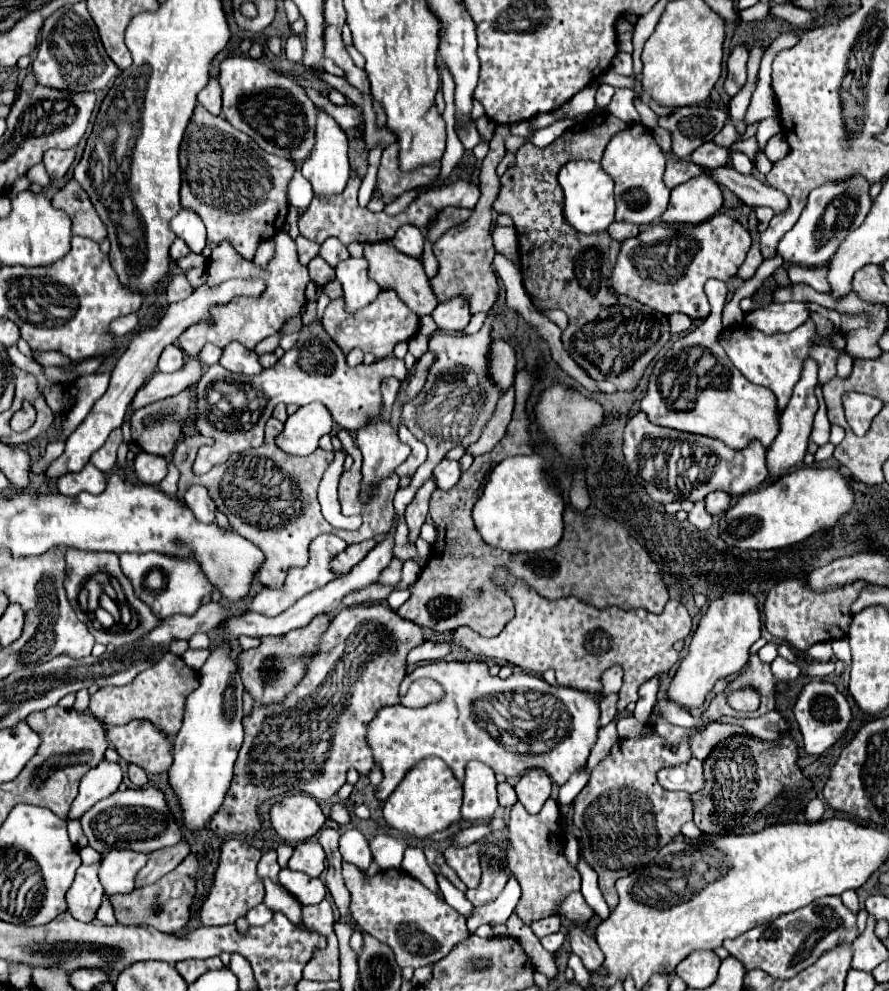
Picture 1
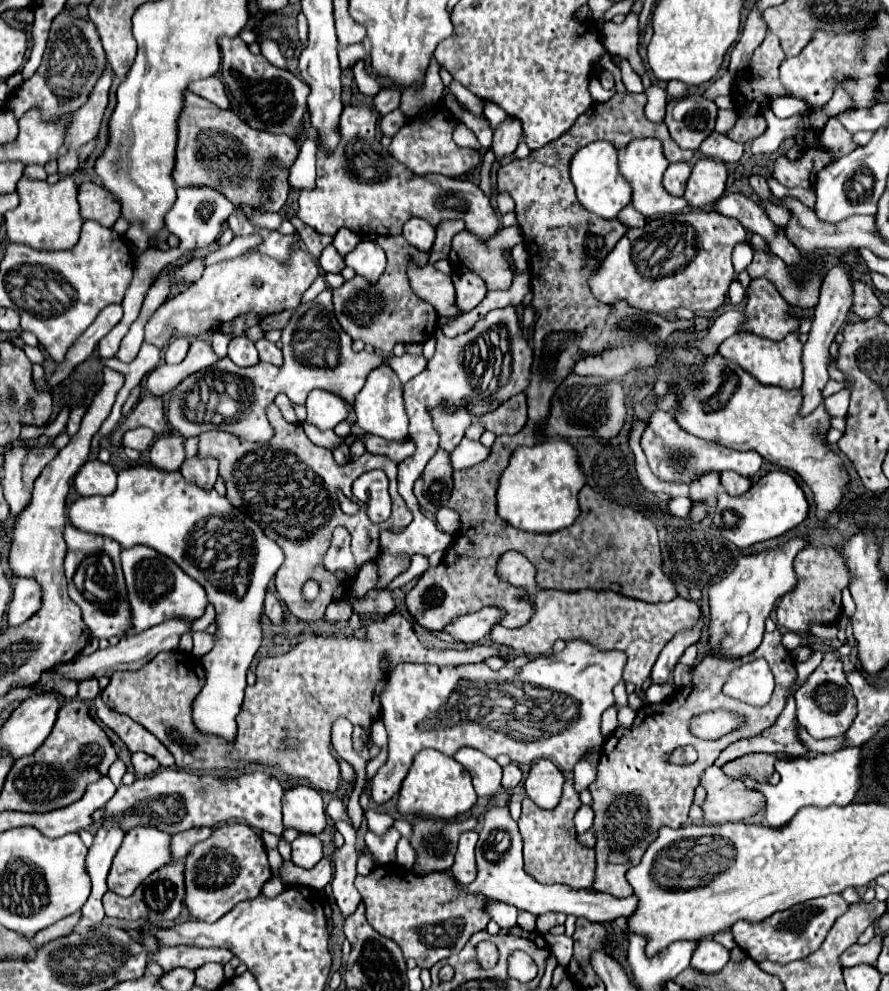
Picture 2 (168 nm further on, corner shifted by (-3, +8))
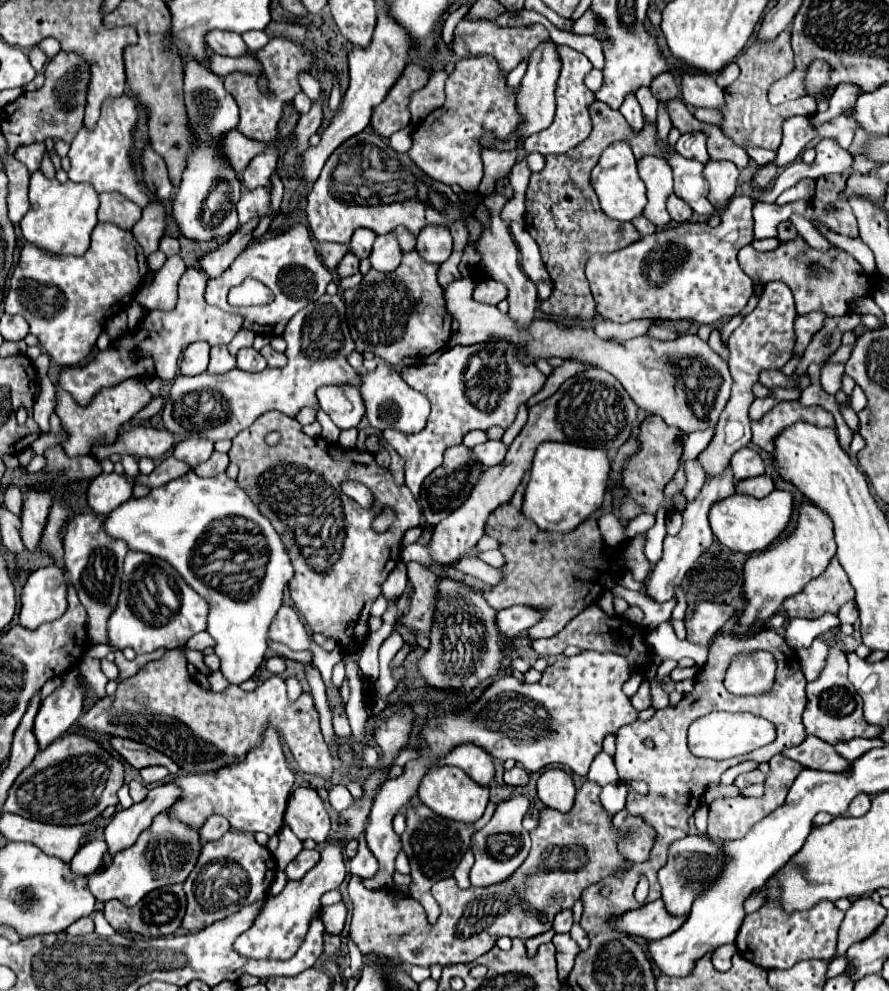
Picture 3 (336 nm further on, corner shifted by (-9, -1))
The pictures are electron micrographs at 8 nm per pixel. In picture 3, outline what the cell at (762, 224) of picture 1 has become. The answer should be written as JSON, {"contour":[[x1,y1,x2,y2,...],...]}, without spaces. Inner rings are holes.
{"contour":[[765,164,765,166,761,166,761,168,755,172,755,182,757,182,761,188,765,188,775,176,777,176,777,166]]}

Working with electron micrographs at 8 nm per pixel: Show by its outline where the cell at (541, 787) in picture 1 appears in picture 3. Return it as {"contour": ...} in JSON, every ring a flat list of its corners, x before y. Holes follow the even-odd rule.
{"contour":[[549,768,537,780,537,796,541,802,553,810,567,812,575,802,573,778,561,768]]}

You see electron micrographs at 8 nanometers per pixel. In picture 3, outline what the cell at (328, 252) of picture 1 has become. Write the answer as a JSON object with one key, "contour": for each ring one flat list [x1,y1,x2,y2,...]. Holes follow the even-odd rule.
{"contour":[[367,228,355,230,353,240,351,240,351,250,353,250,355,254,359,254,359,258,369,258,375,236,377,236,377,234,375,234,373,230,367,230]]}

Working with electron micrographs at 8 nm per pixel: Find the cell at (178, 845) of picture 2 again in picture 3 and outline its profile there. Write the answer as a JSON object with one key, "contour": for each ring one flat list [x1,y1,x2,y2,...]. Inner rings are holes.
{"contour":[[211,816,211,818,207,818,207,822,201,826,199,834,201,834,203,842,209,842,209,840,221,838,229,828,231,828,231,826,229,826,227,818,223,818,223,816]]}

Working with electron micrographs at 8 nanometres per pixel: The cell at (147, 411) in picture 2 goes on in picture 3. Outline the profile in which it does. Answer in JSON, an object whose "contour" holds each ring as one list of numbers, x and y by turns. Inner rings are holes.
{"contour":[[169,456,169,458,165,458,151,474,144,475,139,473,135,478,135,484,149,486,149,488,157,488,157,486,167,484,167,482,173,480,173,478,179,478,179,476,187,474,189,470,191,470,189,464,185,464,185,462]]}

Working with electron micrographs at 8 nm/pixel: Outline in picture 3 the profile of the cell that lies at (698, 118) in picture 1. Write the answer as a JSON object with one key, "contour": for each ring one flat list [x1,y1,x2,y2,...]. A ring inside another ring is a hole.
{"contour":[[683,134,679,138,679,142,675,144,675,150,685,158,699,160,701,164,705,164,709,160,709,154,707,154,707,148,705,148,705,140,707,140,705,134]]}

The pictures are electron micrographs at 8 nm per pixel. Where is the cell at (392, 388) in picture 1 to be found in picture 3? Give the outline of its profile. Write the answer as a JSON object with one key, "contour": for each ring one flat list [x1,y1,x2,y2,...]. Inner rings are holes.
{"contour":[[381,360,375,370,361,374,359,390,363,394,363,400,367,406,367,418,373,428,377,428,377,430,395,428,395,430,409,432,409,434,421,432,425,428,429,412,431,412,431,404,429,404,427,396,423,396,421,392,413,390,411,386,407,386,403,382,403,378,395,366]]}

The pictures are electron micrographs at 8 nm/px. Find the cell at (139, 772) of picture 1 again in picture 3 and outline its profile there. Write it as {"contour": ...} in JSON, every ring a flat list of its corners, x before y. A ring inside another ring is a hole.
{"contour":[[149,766,149,768,143,768,141,770,141,778,145,784,155,784,155,782,161,782,169,776,169,770,163,768,163,766]]}

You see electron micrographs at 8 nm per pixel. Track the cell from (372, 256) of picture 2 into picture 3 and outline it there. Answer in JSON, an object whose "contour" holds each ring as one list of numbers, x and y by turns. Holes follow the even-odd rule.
{"contour":[[387,232,383,236,377,236,369,260,375,270,391,272,401,264,401,256,403,256,403,252,401,252,401,246,399,246,395,234]]}

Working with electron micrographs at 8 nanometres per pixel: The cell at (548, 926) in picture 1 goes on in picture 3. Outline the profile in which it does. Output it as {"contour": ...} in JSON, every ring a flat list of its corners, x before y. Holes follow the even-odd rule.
{"contour":[[561,910,561,912,555,916,553,930,555,930,555,932,569,932,571,926,573,926,573,912,571,912,571,910]]}

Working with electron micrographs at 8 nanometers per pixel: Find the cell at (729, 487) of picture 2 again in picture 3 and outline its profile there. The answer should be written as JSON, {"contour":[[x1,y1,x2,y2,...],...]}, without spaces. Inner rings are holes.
{"contour":[[769,476,749,478,747,482,737,484,737,492,745,492,745,494,751,494,755,498,763,498,763,496,771,494,773,490,775,490,775,484,773,484,773,478,769,478]]}

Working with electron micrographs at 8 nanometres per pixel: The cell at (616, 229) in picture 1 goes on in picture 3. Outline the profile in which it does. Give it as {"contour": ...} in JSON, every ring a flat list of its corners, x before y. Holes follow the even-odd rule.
{"contour":[[637,216,633,218,633,226,641,232,641,236,647,236,647,234,653,234,657,230,657,226,653,222,649,222,645,216]]}

